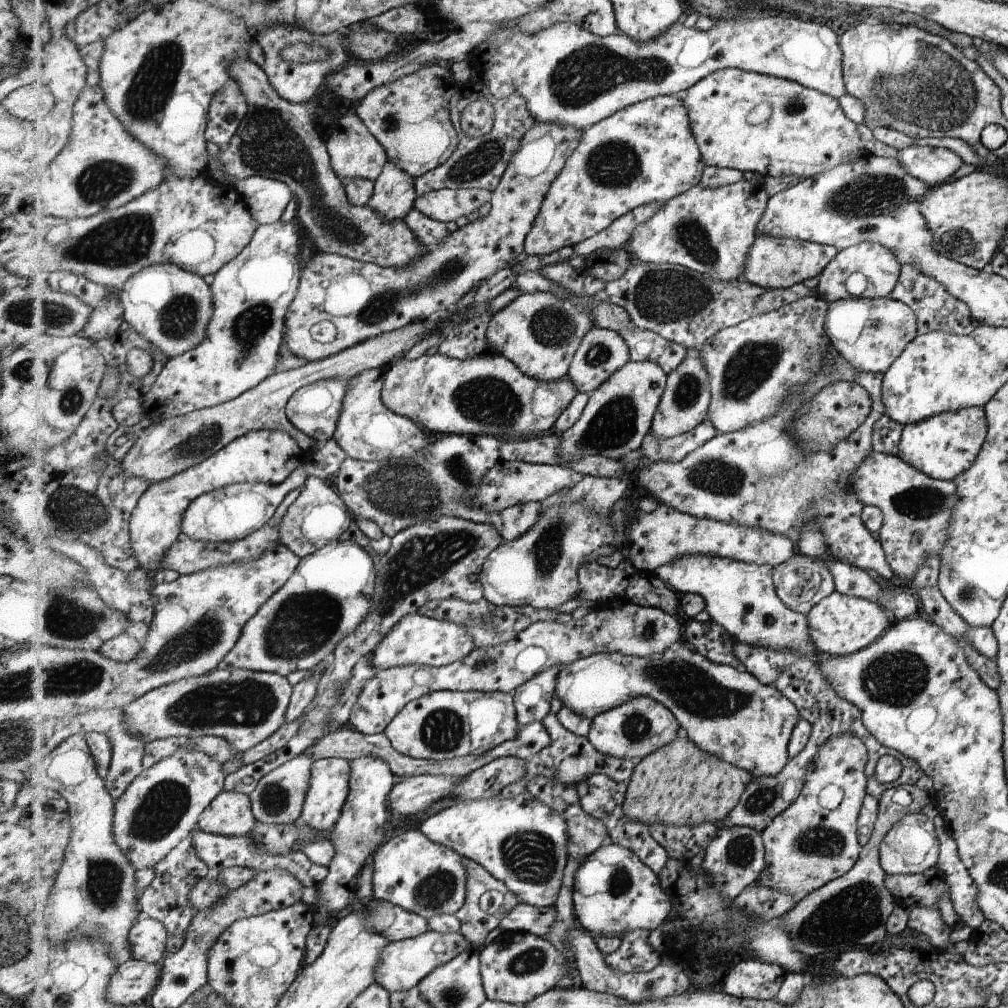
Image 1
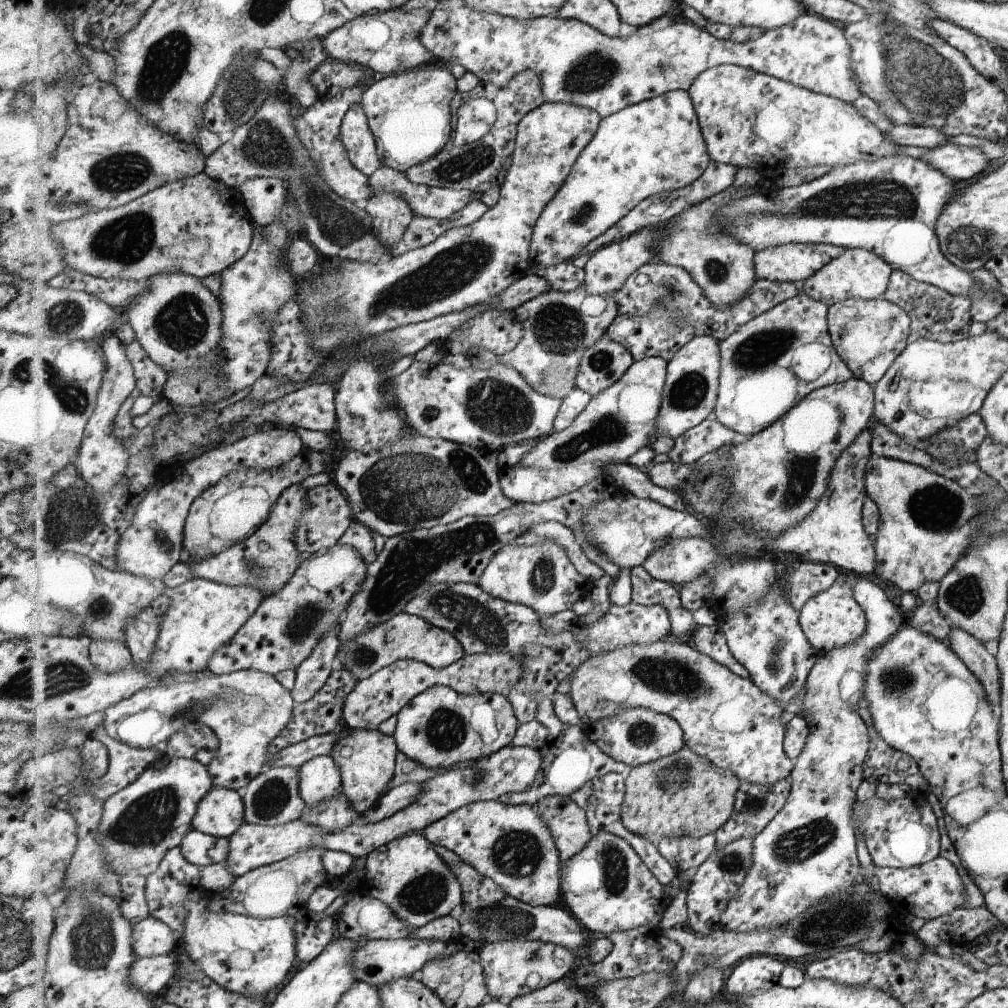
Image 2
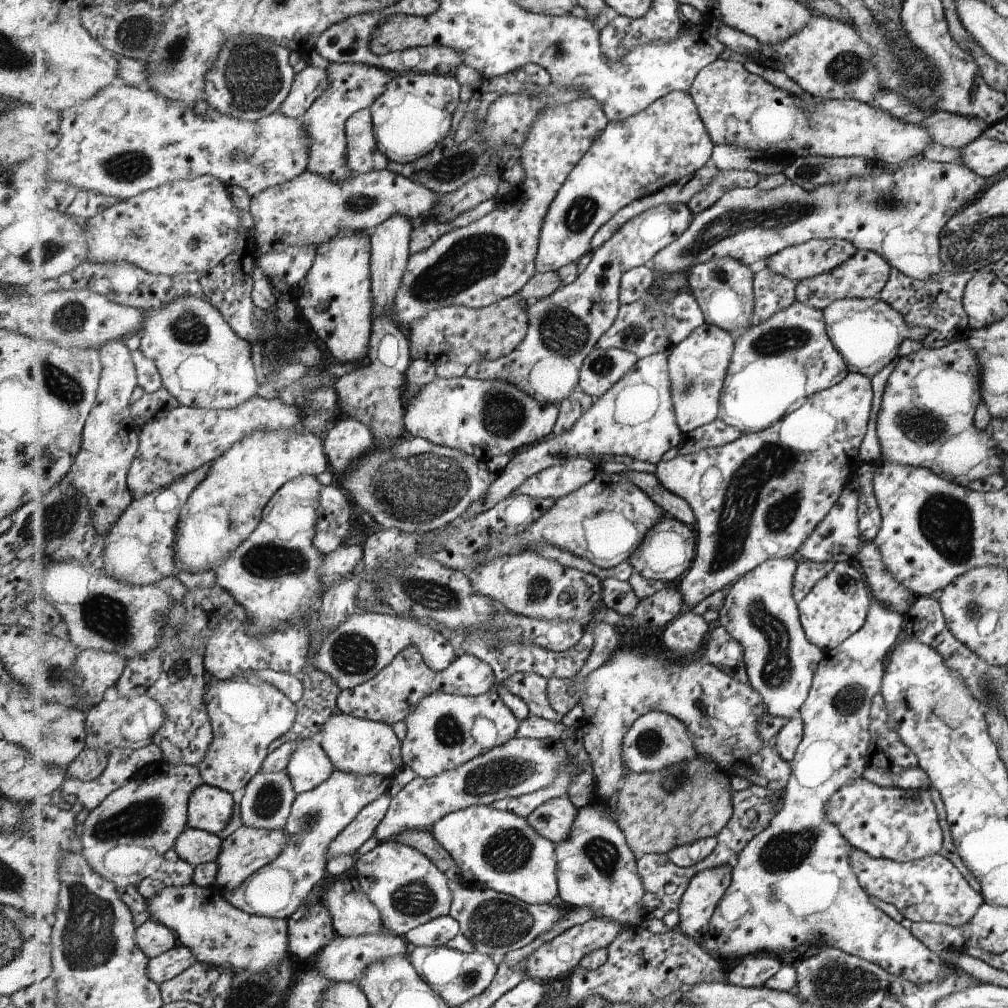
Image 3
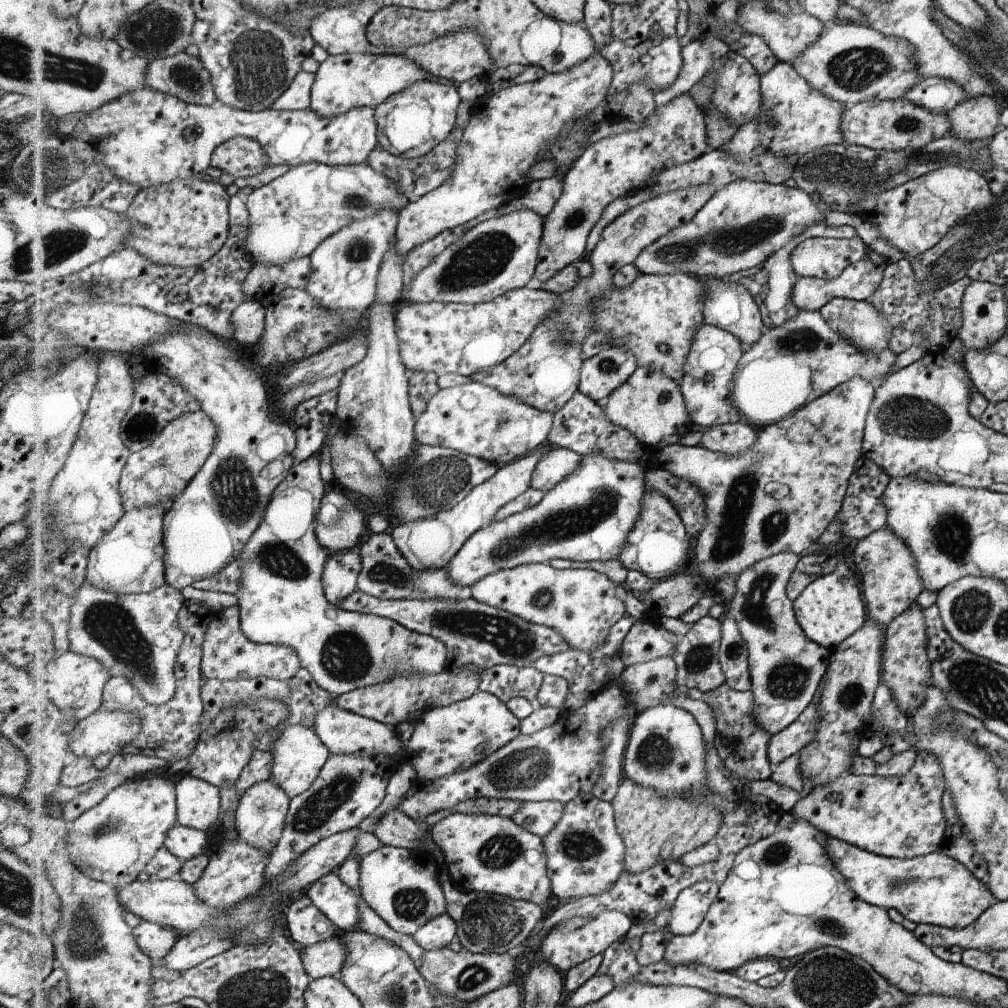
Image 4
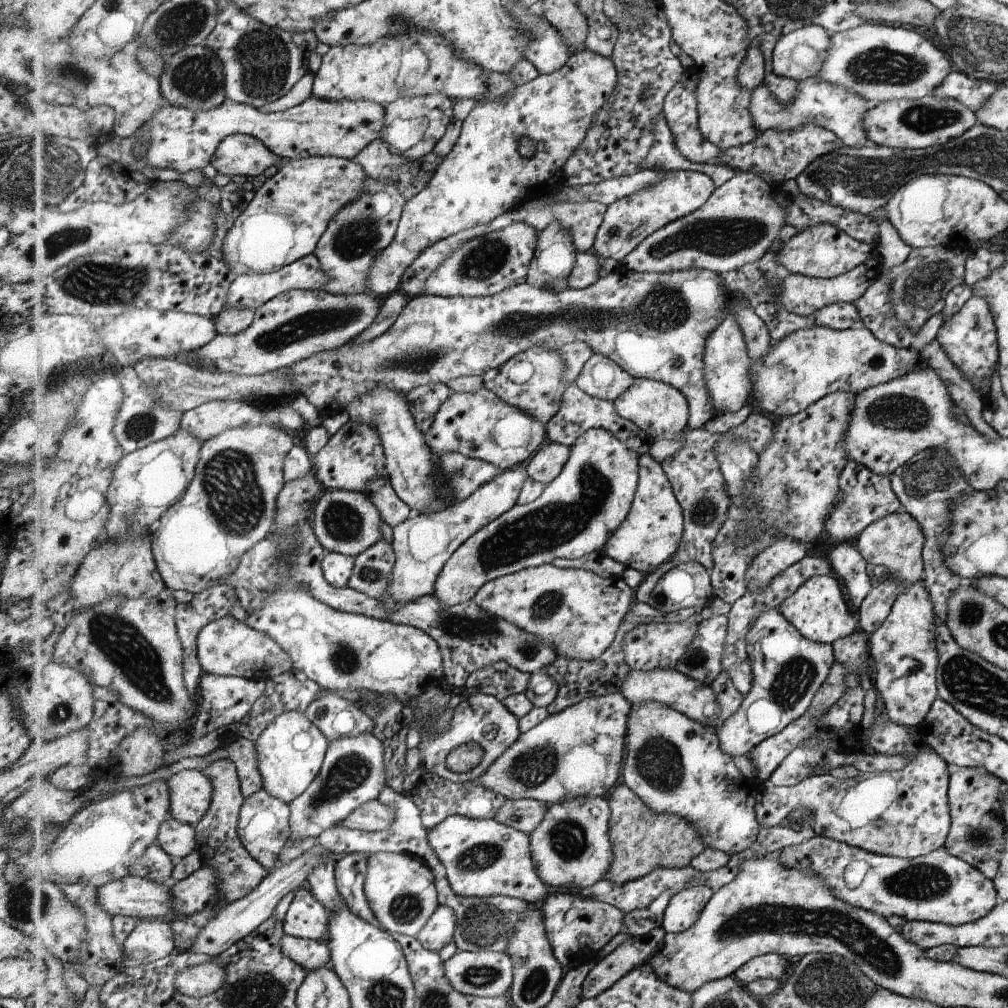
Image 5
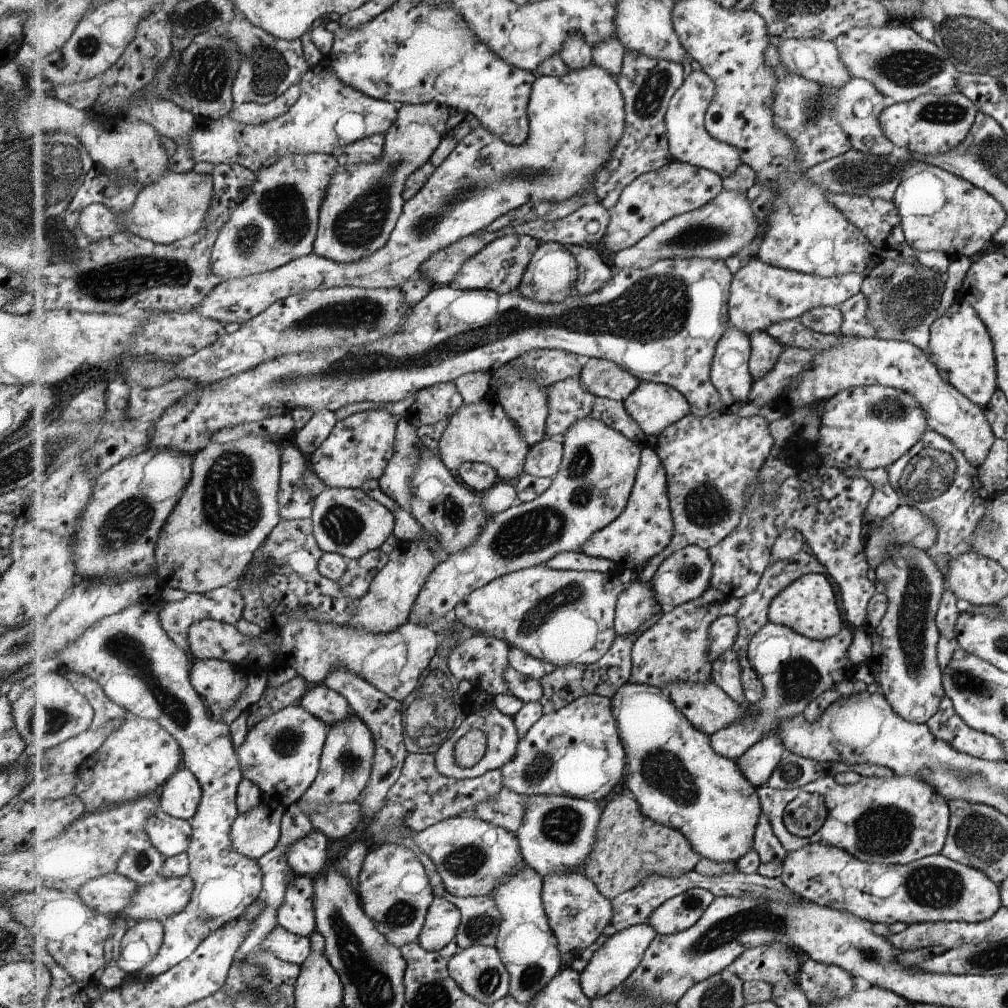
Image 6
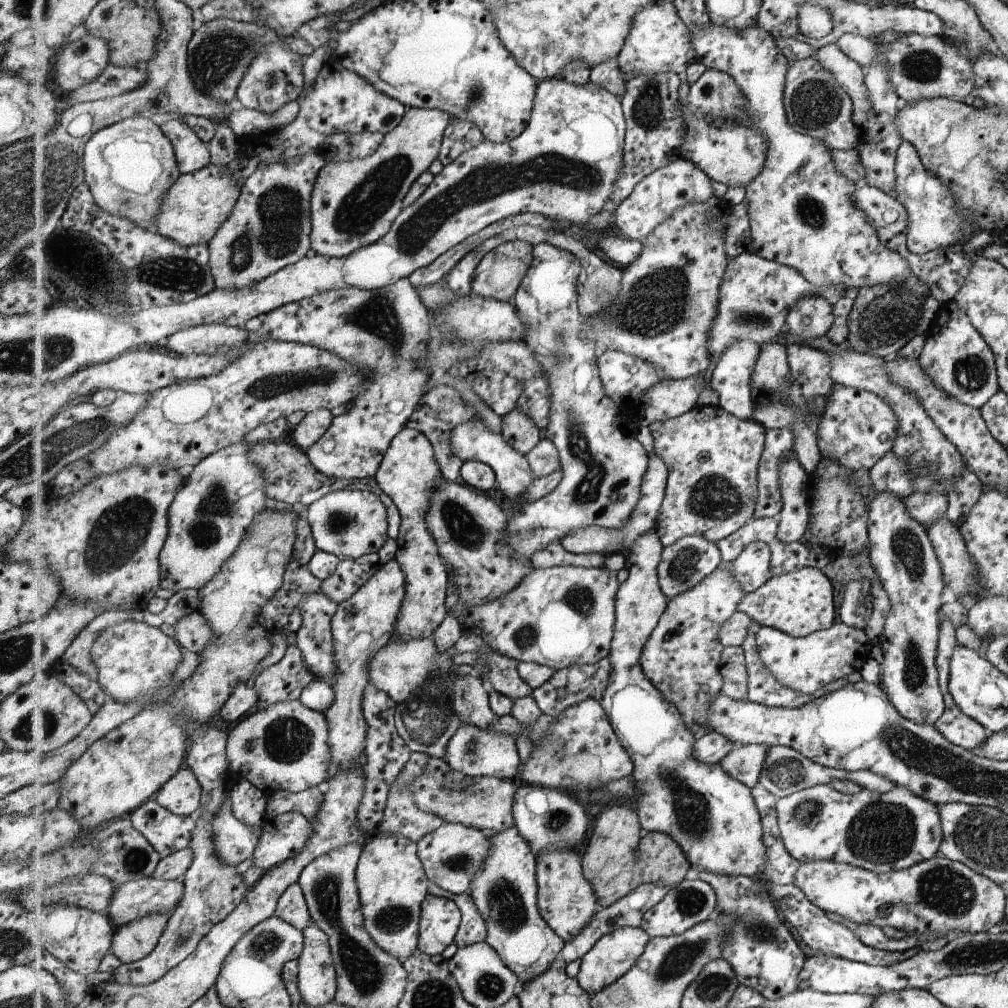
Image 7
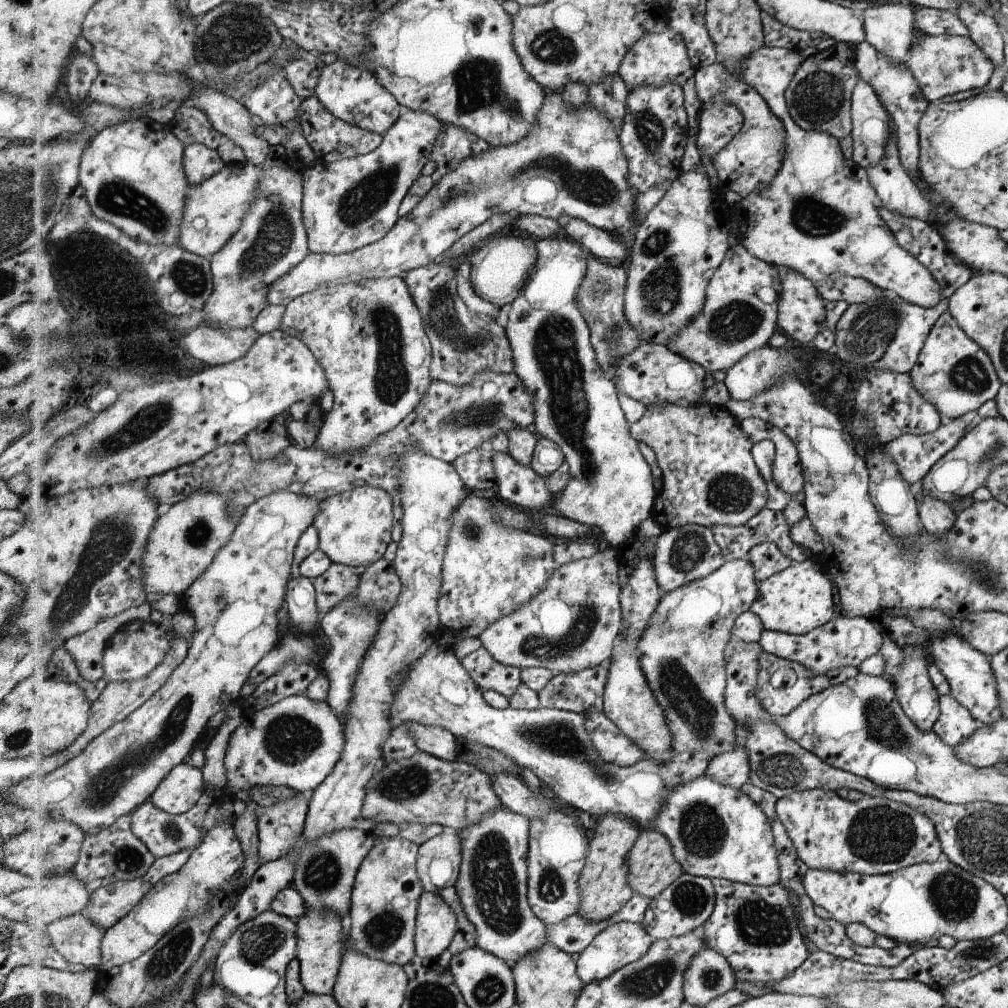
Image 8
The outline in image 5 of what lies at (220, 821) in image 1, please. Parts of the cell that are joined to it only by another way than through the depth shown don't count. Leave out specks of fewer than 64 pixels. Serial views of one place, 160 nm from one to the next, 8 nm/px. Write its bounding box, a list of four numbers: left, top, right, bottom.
[168,769,213,826]

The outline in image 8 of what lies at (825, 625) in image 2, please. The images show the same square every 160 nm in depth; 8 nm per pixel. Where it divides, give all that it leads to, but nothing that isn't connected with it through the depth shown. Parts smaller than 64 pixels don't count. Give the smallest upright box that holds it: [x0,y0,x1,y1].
[751,558,835,635]

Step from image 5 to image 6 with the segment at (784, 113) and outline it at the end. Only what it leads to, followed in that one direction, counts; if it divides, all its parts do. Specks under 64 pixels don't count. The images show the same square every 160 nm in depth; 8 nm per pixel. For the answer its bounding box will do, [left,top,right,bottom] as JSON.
[835,77,894,156]

